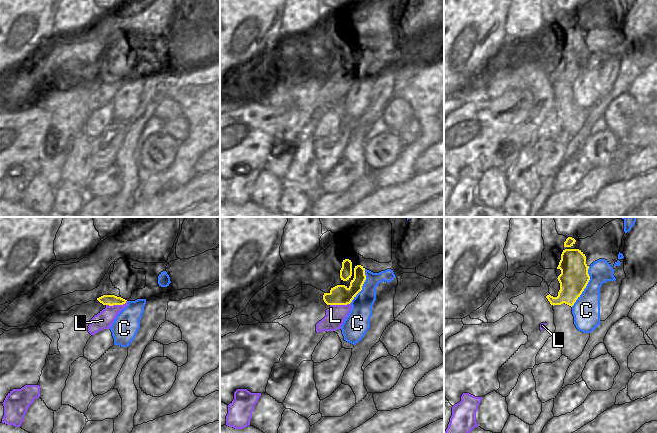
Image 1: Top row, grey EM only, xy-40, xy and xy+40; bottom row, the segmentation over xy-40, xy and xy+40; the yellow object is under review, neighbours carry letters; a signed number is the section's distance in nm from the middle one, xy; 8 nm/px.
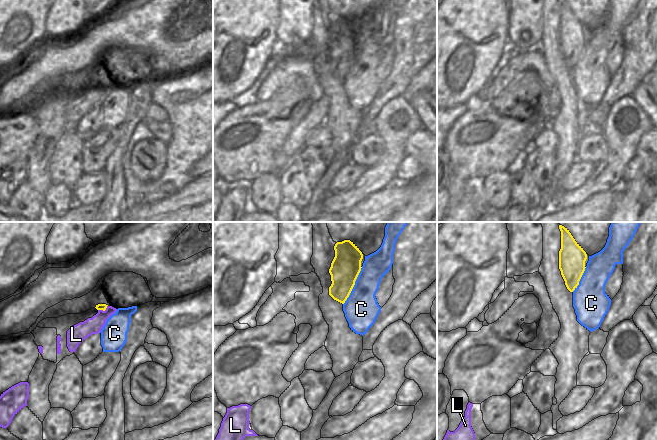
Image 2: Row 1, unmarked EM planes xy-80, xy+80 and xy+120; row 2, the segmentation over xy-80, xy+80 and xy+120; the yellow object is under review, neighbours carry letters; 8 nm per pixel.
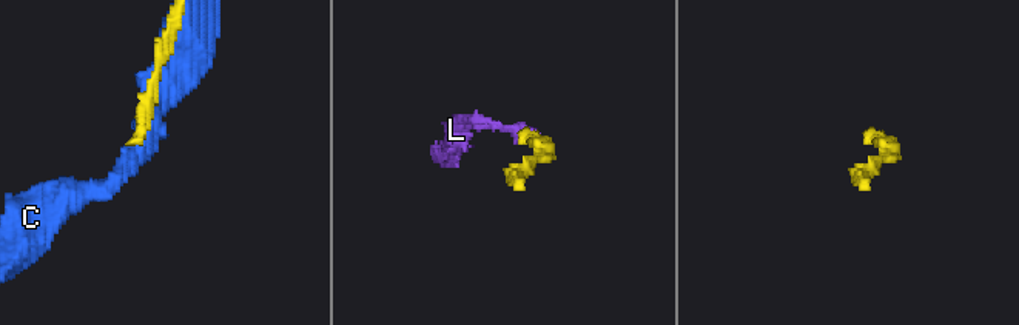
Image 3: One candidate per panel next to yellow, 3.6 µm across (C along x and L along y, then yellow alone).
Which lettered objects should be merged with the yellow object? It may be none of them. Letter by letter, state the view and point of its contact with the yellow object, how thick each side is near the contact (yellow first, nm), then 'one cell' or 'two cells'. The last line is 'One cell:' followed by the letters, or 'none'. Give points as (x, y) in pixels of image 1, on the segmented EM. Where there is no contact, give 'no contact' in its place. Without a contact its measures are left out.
C: contact xy+40 (586, 285); calibres 240 and 220 nm; two cells
L: contact xy-40 (116, 304); calibres 90 and 140 nm; one cell
One cell: L

